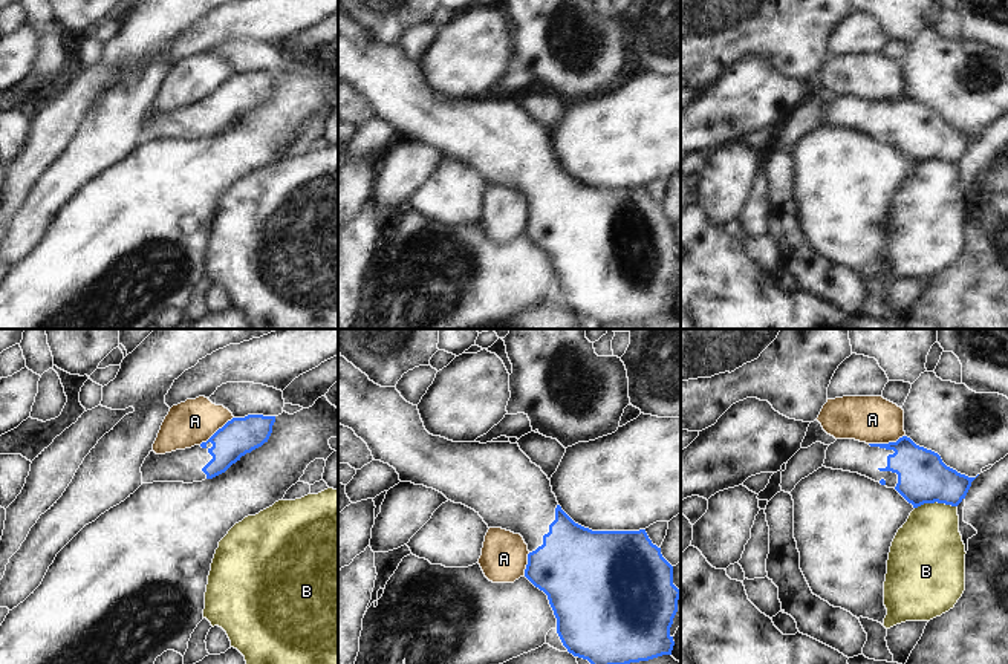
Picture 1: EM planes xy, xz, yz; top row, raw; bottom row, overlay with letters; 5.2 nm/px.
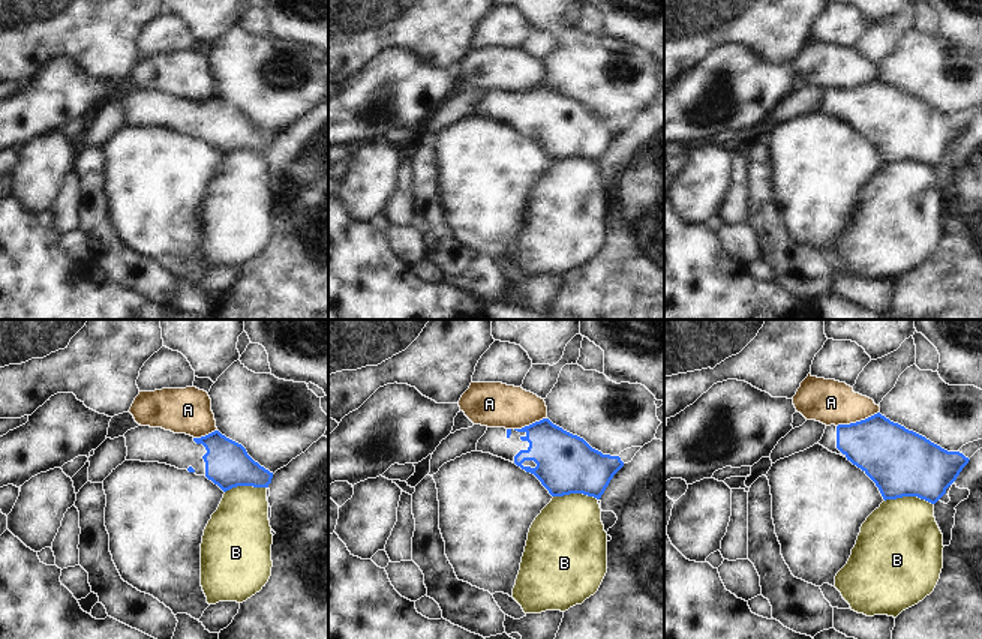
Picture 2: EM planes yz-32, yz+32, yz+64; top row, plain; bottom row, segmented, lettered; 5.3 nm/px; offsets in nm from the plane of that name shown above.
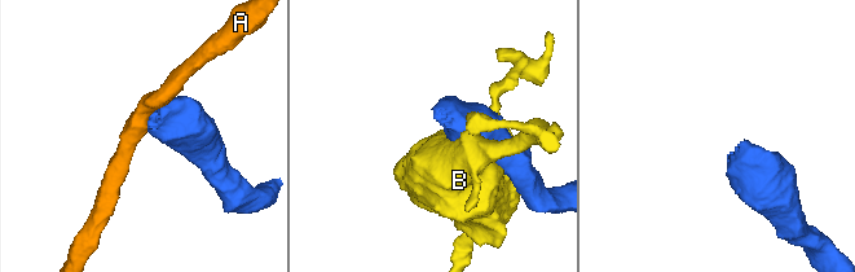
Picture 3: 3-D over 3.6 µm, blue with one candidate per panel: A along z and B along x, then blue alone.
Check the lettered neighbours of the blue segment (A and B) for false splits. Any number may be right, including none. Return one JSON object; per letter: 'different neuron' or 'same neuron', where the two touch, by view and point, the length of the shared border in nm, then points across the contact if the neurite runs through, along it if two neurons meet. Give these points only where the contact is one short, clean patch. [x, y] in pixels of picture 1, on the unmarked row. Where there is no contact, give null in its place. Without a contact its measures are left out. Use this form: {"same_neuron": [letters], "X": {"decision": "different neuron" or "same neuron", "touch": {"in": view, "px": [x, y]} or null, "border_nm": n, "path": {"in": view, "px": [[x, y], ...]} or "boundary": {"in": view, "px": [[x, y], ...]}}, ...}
{"same_neuron": [], "A": {"decision": "different neuron", "touch": {"in": "yz", "px": [886, 101]}, "border_nm": 200}, "B": {"decision": "different neuron", "touch": {"in": "yz", "px": [935, 158]}, "border_nm": 220}}

